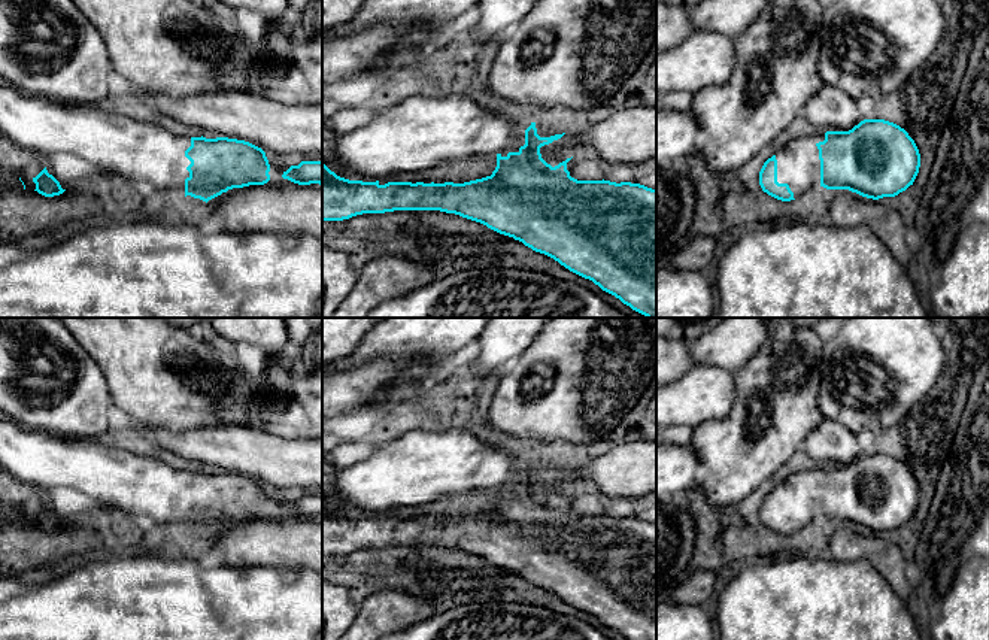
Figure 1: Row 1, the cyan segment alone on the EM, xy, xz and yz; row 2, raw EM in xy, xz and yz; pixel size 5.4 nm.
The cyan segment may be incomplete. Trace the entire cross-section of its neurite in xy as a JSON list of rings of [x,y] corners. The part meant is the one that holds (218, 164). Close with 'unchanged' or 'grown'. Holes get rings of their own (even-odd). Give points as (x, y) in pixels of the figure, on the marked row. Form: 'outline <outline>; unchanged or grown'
outline [[[0,85],[0,134],[19,148],[48,157],[72,154],[119,178],[149,183],[154,194],[176,191],[209,201],[233,188],[270,181],[266,152],[245,140],[191,137],[155,118],[115,106],[67,104]]]; grown

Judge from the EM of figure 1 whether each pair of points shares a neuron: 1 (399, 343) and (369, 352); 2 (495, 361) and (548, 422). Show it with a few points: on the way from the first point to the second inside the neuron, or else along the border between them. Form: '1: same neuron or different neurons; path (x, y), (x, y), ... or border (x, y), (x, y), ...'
1: same neuron; path (391, 343), (376, 345)
2: different neurons; border (528, 343), (504, 370)

